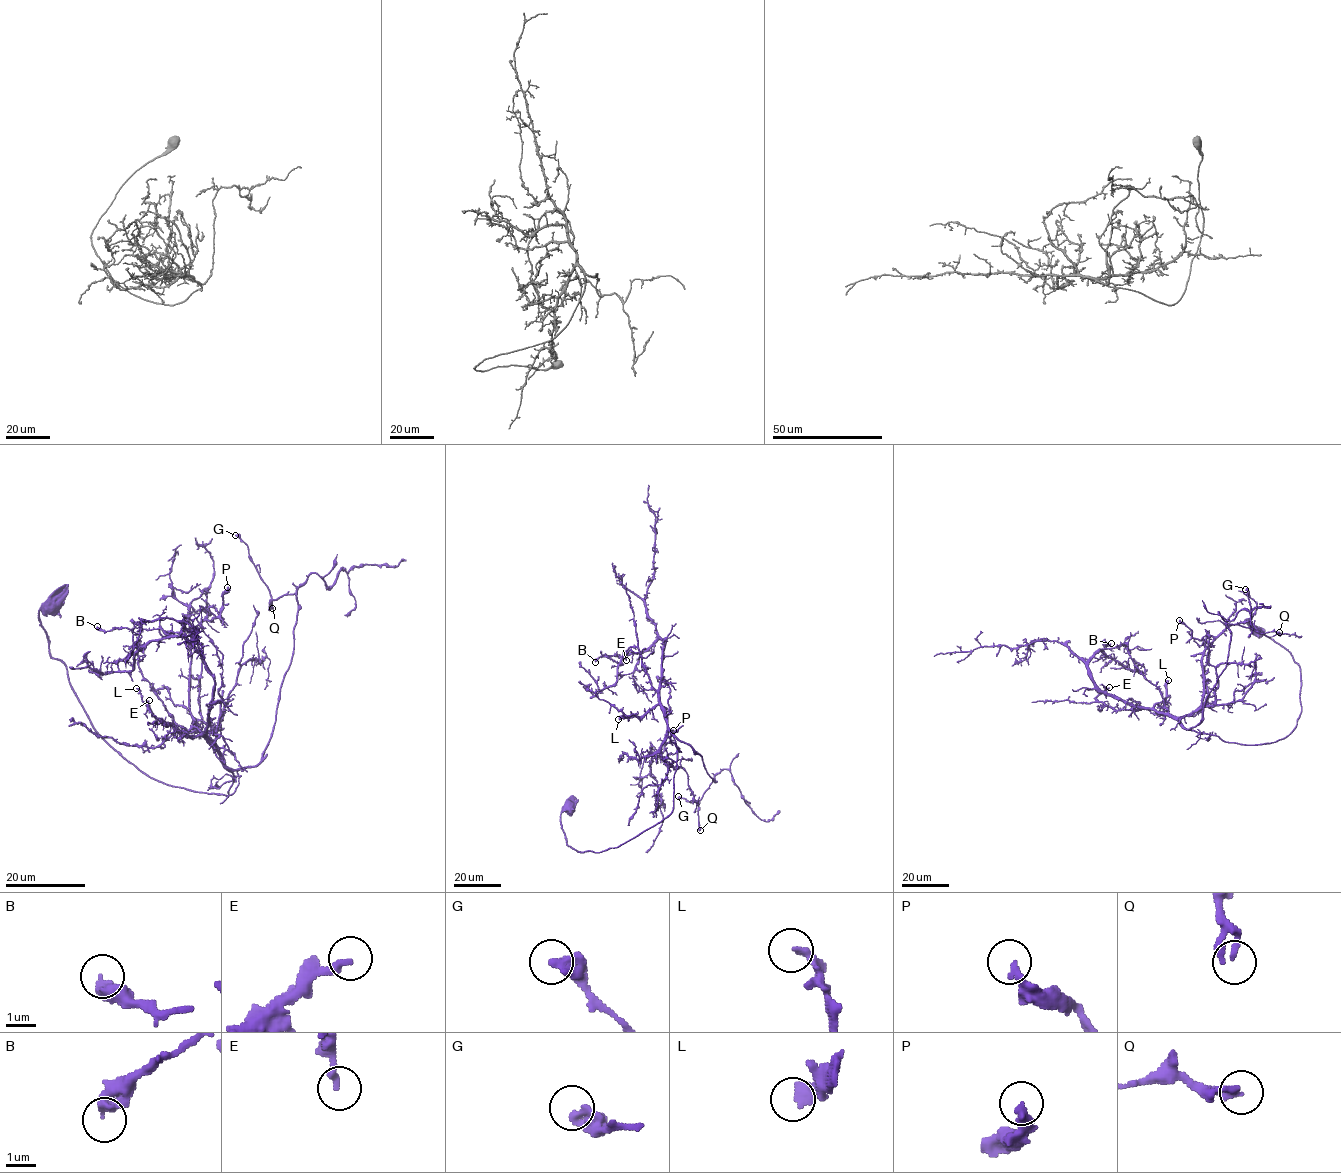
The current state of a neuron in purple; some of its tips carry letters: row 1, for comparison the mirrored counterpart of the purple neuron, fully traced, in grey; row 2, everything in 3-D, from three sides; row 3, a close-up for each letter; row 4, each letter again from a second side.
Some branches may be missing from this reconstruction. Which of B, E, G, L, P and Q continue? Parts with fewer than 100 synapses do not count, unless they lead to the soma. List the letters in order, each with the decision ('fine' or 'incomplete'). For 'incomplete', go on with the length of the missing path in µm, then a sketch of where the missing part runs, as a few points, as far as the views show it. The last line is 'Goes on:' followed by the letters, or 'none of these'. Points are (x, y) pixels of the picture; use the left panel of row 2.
B: fine
E: fine
G: fine
L: incomplete | 35 µm | (136, 688), (124, 674), (123, 655), (125, 646), (141, 625), (140, 608), (122, 593), (114, 596)
P: fine
Q: fine
Goes on: L

